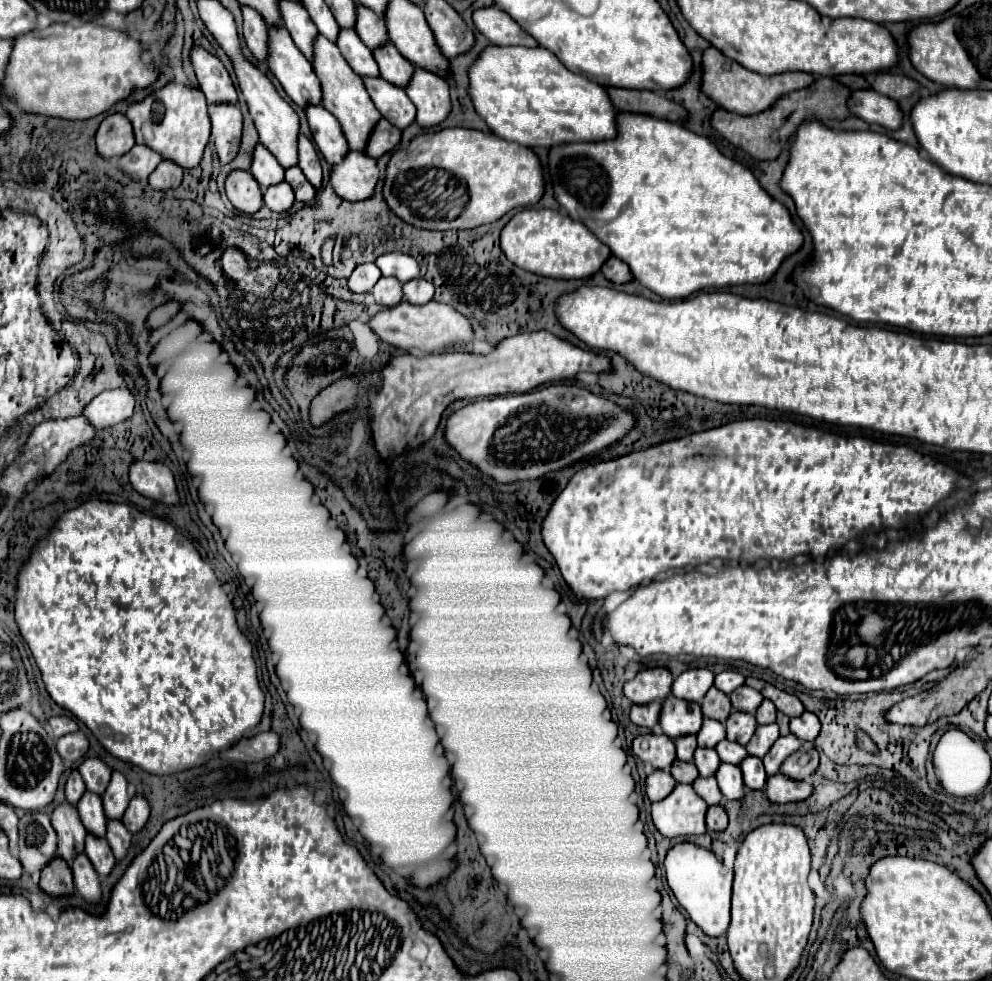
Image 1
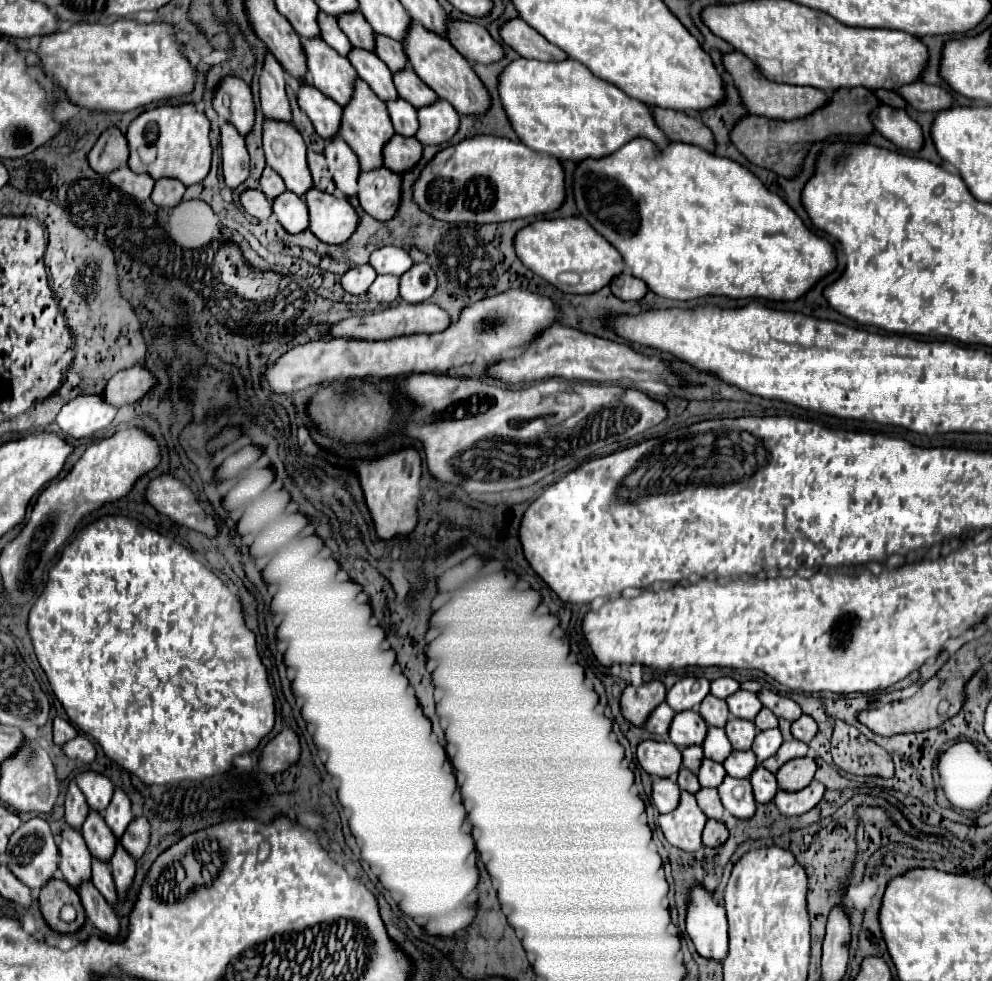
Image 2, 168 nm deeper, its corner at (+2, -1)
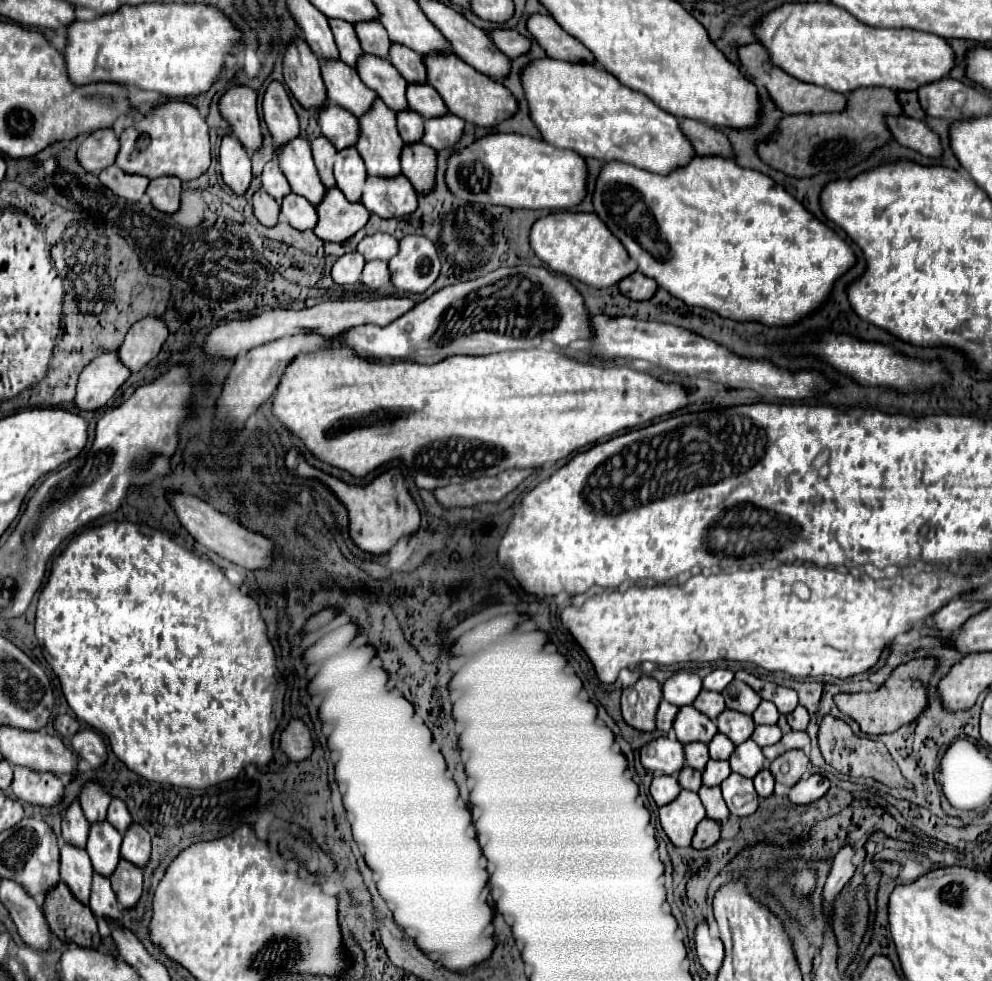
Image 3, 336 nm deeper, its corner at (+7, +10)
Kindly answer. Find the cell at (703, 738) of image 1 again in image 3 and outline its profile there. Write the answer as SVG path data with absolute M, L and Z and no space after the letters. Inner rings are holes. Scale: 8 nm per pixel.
M717 733L713 737L713 741L709 743L709 753L711 753L711 759L729 759L735 751L735 745L729 741L729 737Z

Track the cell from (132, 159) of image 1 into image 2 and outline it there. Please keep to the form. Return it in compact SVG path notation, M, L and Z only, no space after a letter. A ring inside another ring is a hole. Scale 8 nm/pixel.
M130 166L118 168L114 172L108 174L110 182L116 184L120 190L124 190L126 194L138 198L138 200L148 200L150 192L154 188L154 178L146 176L146 174L136 174L130 170Z

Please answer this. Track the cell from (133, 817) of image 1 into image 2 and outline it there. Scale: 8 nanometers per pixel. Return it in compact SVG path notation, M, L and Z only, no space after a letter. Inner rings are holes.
M138 816L130 822L130 828L122 834L120 842L122 846L132 854L132 858L140 858L148 846L150 840L150 824L144 816Z

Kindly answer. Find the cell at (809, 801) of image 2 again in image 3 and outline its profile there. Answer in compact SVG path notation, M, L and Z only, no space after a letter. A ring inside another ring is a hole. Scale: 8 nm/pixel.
M809 775L807 779L801 779L797 785L791 787L789 799L797 805L807 805L817 799L821 799L831 787L831 781L823 775Z

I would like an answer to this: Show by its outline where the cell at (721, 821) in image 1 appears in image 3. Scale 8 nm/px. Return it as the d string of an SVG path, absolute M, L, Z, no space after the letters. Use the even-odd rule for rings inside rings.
M703 819L693 835L693 849L709 849L719 841L719 825L711 819Z

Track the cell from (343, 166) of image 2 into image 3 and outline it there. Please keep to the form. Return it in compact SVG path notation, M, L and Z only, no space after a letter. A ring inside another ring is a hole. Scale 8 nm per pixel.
M349 147L349 149L343 149L337 153L335 179L337 179L337 187L343 191L343 195L351 203L361 201L363 185L367 181L367 171L365 171L361 155L357 153L355 147Z

